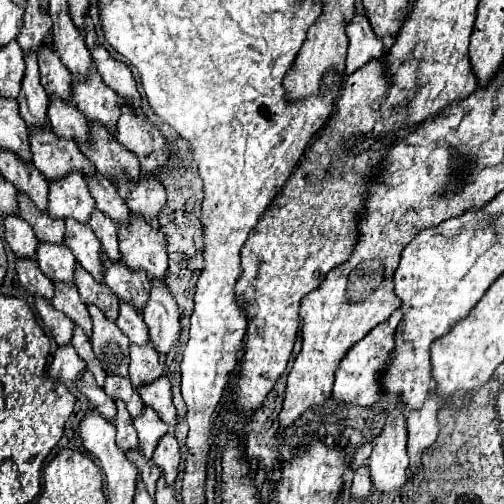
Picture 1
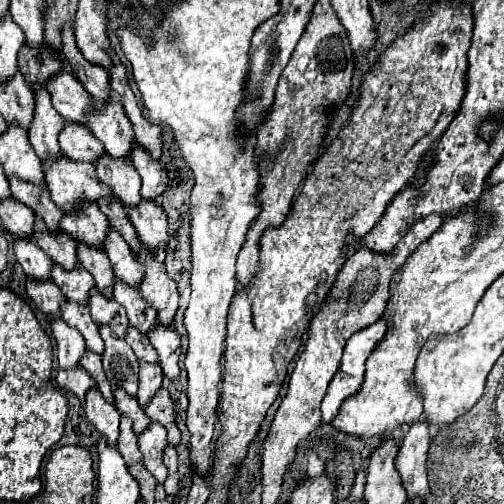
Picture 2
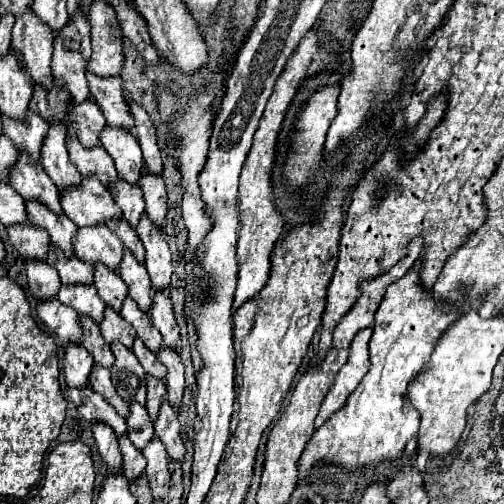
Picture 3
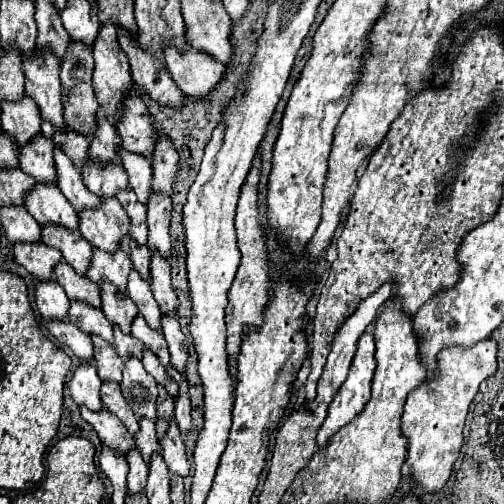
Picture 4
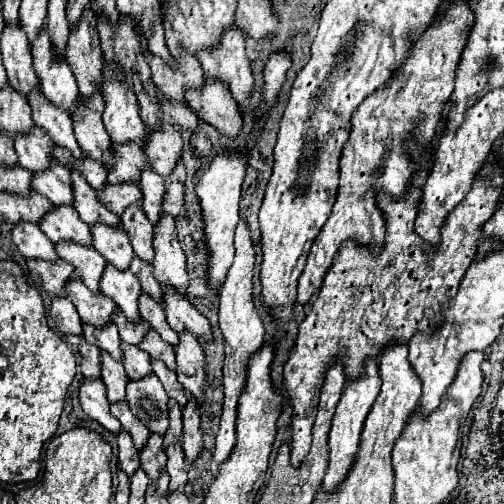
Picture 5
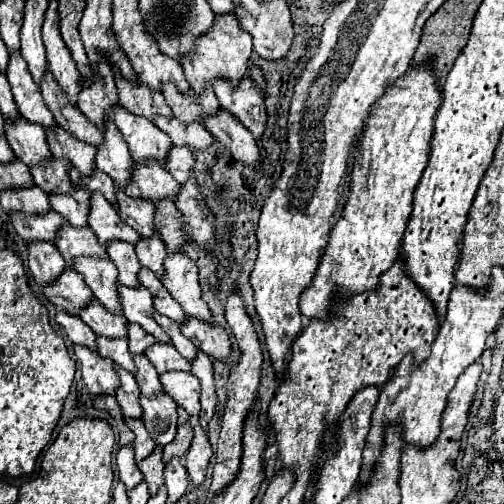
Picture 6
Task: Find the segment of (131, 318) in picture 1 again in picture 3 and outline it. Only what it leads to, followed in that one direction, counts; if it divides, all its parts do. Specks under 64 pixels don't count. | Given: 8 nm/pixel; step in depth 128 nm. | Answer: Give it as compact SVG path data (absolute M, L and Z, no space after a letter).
M140 338L134 340L132 352L134 352L136 358L140 360L140 364L142 364L142 368L146 370L148 376L154 376L154 378L160 378L160 380L166 378L166 372L168 372L168 370L164 368L164 364L160 364L160 360L156 358L156 354L150 352L150 350L144 346L144 342L142 342Z

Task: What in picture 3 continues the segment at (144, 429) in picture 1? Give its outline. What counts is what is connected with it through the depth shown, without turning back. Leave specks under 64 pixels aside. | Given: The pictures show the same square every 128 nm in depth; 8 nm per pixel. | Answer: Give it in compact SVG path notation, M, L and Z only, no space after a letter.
M152 440L144 450L144 458L148 460L146 466L146 478L152 490L154 500L168 500L168 488L170 488L170 472L168 472L168 454L164 452L164 446L160 440Z

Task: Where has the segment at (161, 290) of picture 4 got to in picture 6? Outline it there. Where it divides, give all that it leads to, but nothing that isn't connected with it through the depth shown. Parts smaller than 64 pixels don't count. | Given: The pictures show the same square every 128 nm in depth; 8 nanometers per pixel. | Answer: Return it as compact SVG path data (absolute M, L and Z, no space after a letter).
M188 318L182 326L182 334L192 340L202 352L216 360L228 360L232 354L232 342L224 328L216 324L204 324L196 318Z

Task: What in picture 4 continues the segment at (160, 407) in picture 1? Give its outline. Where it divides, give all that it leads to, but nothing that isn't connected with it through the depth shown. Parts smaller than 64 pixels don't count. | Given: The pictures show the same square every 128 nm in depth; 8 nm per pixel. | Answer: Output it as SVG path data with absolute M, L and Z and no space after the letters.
M176 422L170 424L170 428L168 428L166 436L160 440L160 444L162 444L162 456L164 456L168 470L176 476L186 478L190 472L190 462L186 458L186 446L184 446L180 430L176 428Z

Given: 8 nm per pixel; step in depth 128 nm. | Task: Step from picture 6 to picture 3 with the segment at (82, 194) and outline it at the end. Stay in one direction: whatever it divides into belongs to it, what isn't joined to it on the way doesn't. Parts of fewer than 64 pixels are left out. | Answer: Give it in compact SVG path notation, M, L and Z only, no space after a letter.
M28 112L24 122L4 116L4 134L14 142L18 152L28 152L34 162L40 162L42 142L48 134L48 122L42 116Z

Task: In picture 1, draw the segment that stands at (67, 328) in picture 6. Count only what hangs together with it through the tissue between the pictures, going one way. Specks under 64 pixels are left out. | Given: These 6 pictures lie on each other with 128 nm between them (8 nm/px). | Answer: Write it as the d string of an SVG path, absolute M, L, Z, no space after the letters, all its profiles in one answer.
M6 216L4 218L4 238L18 258L38 260L36 248L40 242L36 240L32 228L28 228L28 222L22 220L20 216Z

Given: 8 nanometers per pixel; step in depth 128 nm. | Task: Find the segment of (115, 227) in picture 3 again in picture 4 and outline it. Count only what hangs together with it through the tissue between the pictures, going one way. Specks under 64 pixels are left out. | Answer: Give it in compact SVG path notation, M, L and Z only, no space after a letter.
M128 234L128 236L124 238L124 244L120 244L120 248L130 256L132 266L140 272L140 276L142 276L144 280L150 280L150 260L152 260L152 254L150 254L148 246L140 248L140 246L132 240L132 236Z

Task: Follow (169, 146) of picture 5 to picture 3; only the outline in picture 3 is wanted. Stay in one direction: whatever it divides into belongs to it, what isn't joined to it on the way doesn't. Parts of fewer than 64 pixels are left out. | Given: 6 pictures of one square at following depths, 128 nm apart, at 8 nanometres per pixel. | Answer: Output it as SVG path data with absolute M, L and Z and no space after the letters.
M90 72L86 74L86 78L92 98L104 112L108 126L132 132L136 124L126 100L122 78L100 78L100 76L92 76Z

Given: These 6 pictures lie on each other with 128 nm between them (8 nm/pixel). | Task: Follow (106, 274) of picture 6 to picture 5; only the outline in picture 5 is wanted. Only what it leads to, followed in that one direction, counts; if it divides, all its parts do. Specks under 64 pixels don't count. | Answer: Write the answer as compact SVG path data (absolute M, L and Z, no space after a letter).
M56 244L56 252L60 252L62 260L76 268L82 282L92 292L100 292L98 282L106 268L106 260L100 256L100 252L94 248L80 248L80 244Z

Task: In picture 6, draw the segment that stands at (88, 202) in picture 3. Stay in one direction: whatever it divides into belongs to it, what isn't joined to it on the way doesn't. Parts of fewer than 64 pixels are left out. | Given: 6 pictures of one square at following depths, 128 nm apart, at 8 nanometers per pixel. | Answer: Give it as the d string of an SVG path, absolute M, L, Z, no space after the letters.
M114 240L114 244L108 244L108 258L116 264L118 268L118 276L120 276L120 284L128 286L128 288L140 288L140 280L138 280L138 272L142 270L138 256L134 252L134 246L128 242L118 242Z

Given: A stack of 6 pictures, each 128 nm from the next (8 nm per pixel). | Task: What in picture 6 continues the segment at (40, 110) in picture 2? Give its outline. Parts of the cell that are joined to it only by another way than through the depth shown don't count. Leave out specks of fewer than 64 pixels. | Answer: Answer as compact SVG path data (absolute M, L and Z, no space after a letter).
M98 192L92 194L88 224L102 246L108 246L112 240L124 240L130 244L136 244L140 240L140 236L132 228L128 228L128 224L124 224L116 208Z

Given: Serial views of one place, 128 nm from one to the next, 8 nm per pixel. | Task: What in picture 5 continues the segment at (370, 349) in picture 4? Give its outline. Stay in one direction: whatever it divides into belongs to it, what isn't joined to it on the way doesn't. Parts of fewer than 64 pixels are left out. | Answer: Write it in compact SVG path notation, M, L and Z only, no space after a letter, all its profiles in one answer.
M372 360L366 366L366 378L360 380L350 380L342 392L340 402L336 404L336 412L334 412L334 420L332 420L332 430L328 436L328 444L330 444L330 462L328 462L328 470L322 482L322 488L326 494L334 494L338 490L338 486L348 478L348 472L352 470L356 456L358 456L358 446L360 446L360 436L364 430L364 422L368 416L368 410L372 408L372 402L376 400L376 396L380 394L380 376L378 376L378 364L372 364Z

